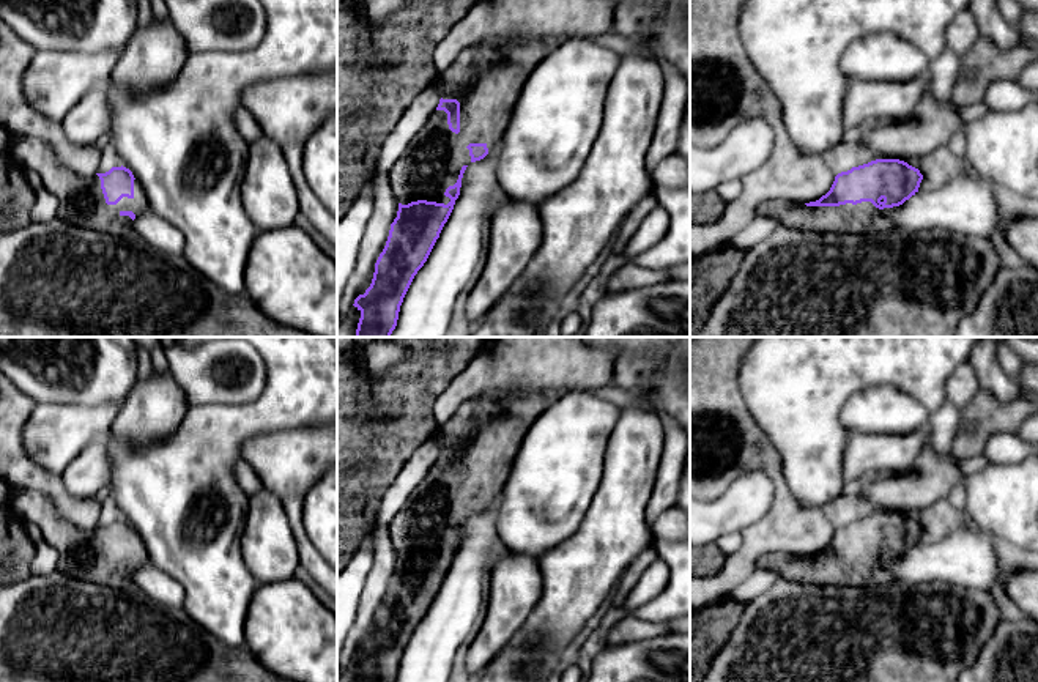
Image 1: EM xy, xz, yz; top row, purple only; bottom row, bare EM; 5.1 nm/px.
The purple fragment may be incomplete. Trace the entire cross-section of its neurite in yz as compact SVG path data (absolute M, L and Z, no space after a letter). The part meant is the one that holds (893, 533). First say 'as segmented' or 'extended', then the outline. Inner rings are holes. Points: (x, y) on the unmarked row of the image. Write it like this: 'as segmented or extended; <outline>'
extended; M876 512L868 517L852 520L835 529L830 543L816 554L794 556L773 553L761 559L761 569L777 570L783 580L832 584L832 586L866 586L893 581L890 572L880 564L903 558L918 545L923 528L918 521L899 512Z

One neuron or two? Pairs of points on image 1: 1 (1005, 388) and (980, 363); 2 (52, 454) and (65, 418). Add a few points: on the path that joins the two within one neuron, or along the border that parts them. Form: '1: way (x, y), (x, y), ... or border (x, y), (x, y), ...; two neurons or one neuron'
1: way (999, 381), (986, 369); one neuron
2: way (52, 444), (52, 438), (63, 427); one neuron

